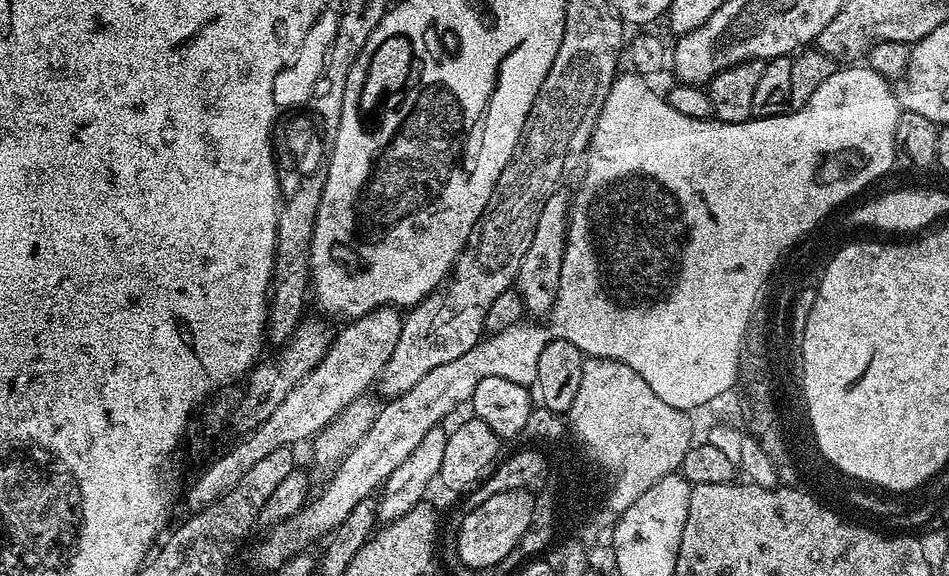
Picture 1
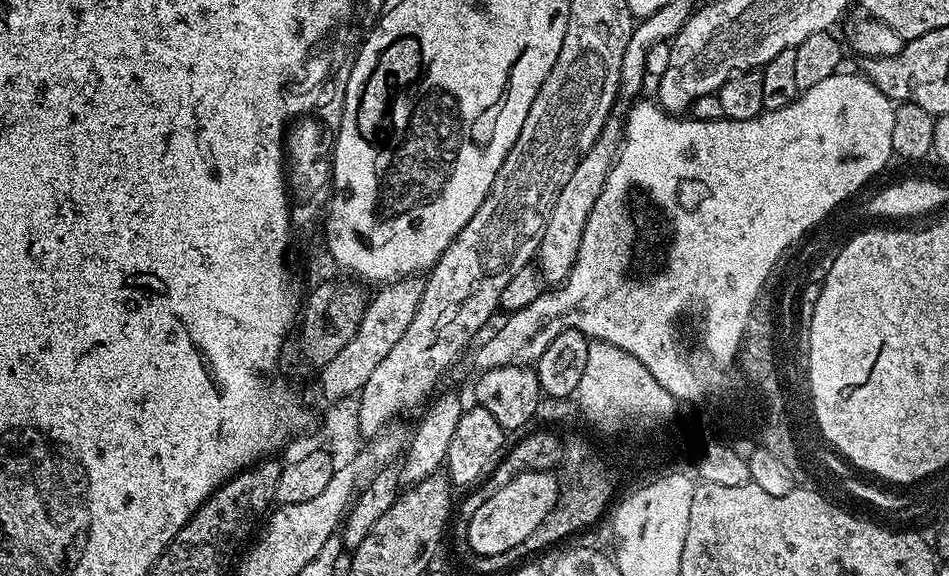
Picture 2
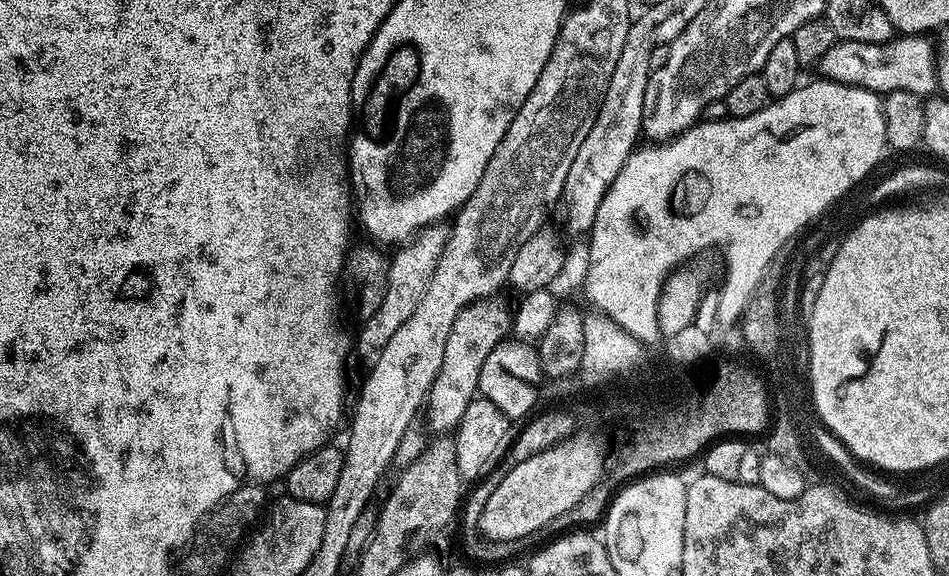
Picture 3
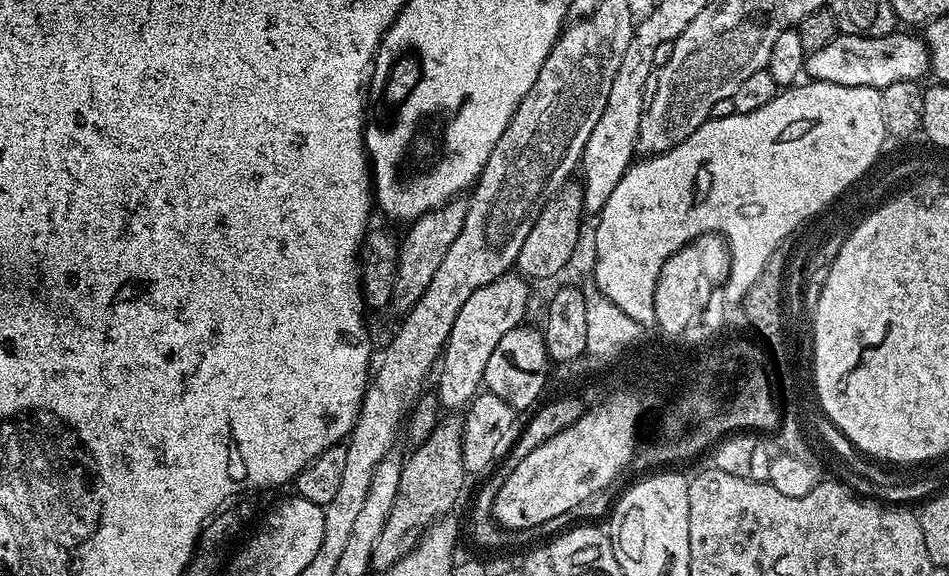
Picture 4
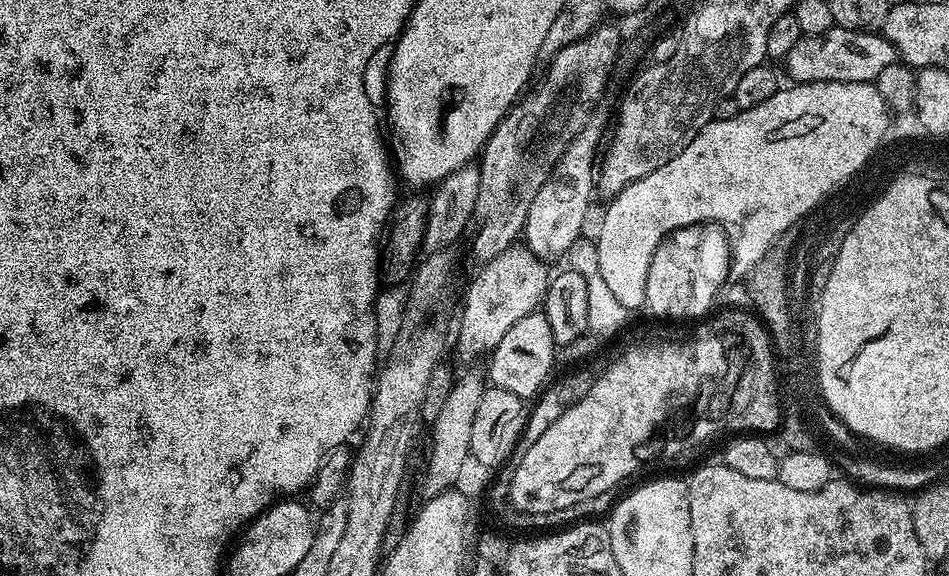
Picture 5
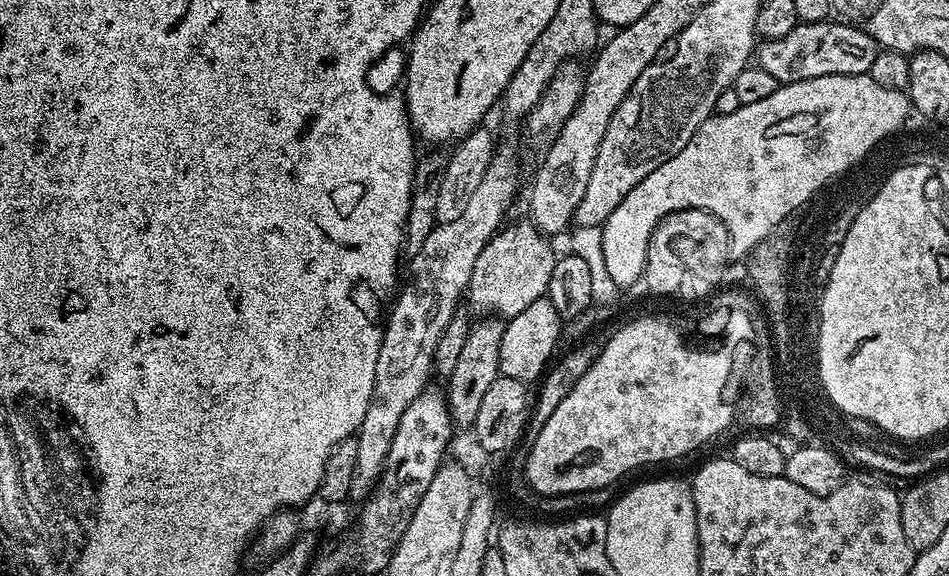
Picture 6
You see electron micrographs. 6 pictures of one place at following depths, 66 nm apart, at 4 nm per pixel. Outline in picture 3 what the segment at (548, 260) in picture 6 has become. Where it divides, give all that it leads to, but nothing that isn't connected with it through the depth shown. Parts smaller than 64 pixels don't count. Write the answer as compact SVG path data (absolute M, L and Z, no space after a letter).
M498 300L479 301L459 312L451 327L450 337L446 340L442 366L428 391L428 399L425 400L424 420L433 435L449 435L460 424L470 402L477 397L482 365L497 344L507 337L505 334L511 329L511 321L511 313L502 310Z

